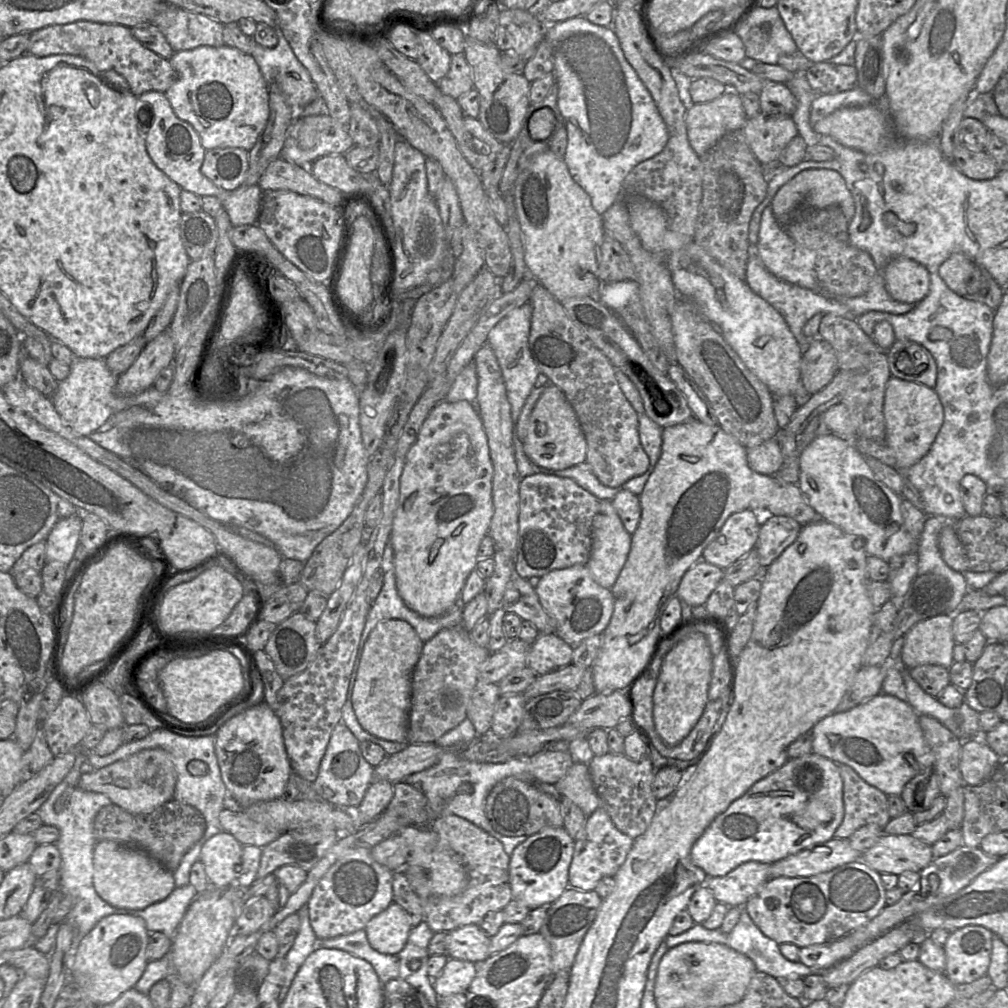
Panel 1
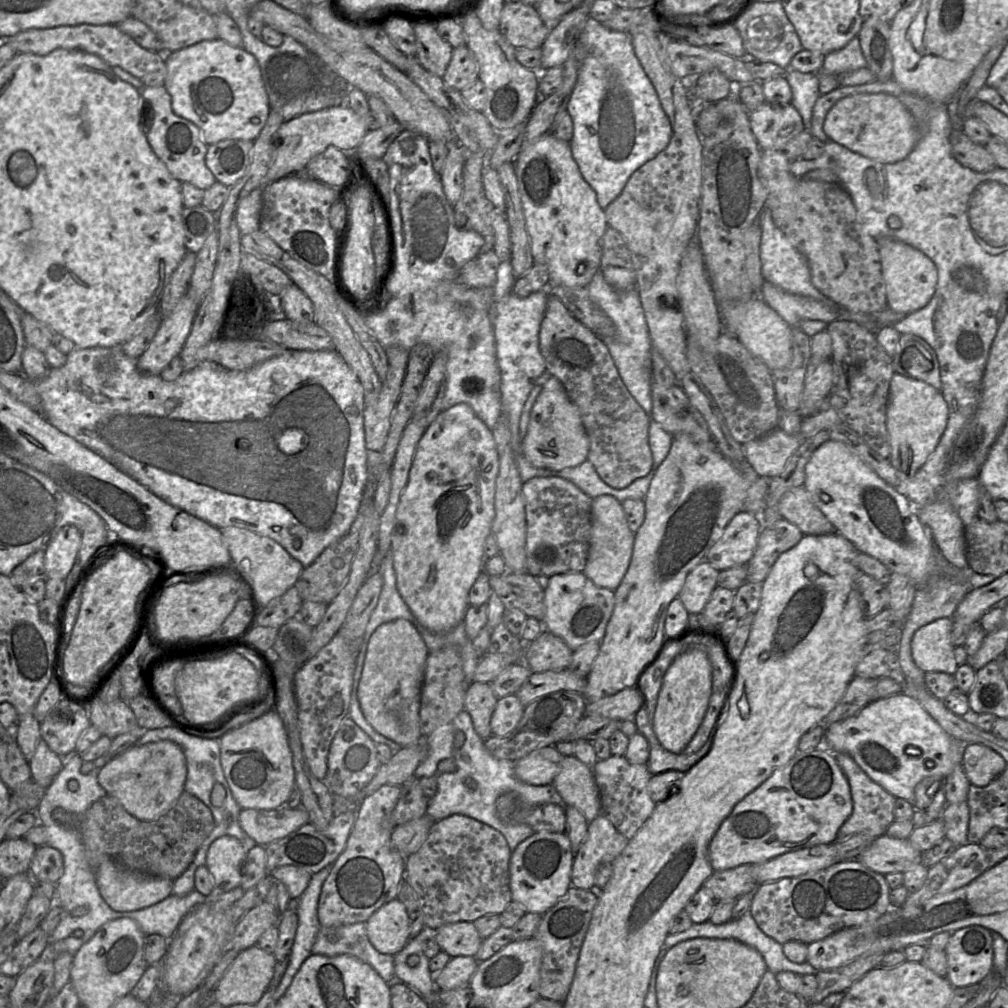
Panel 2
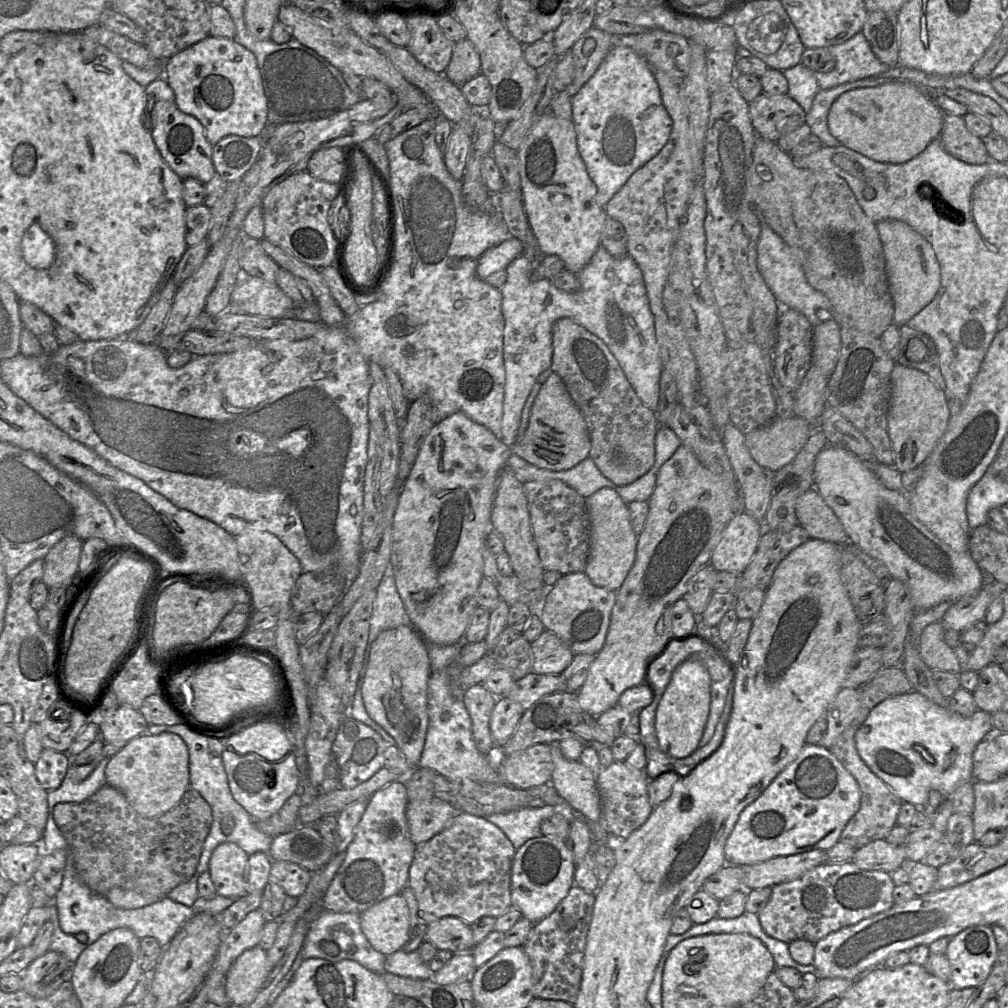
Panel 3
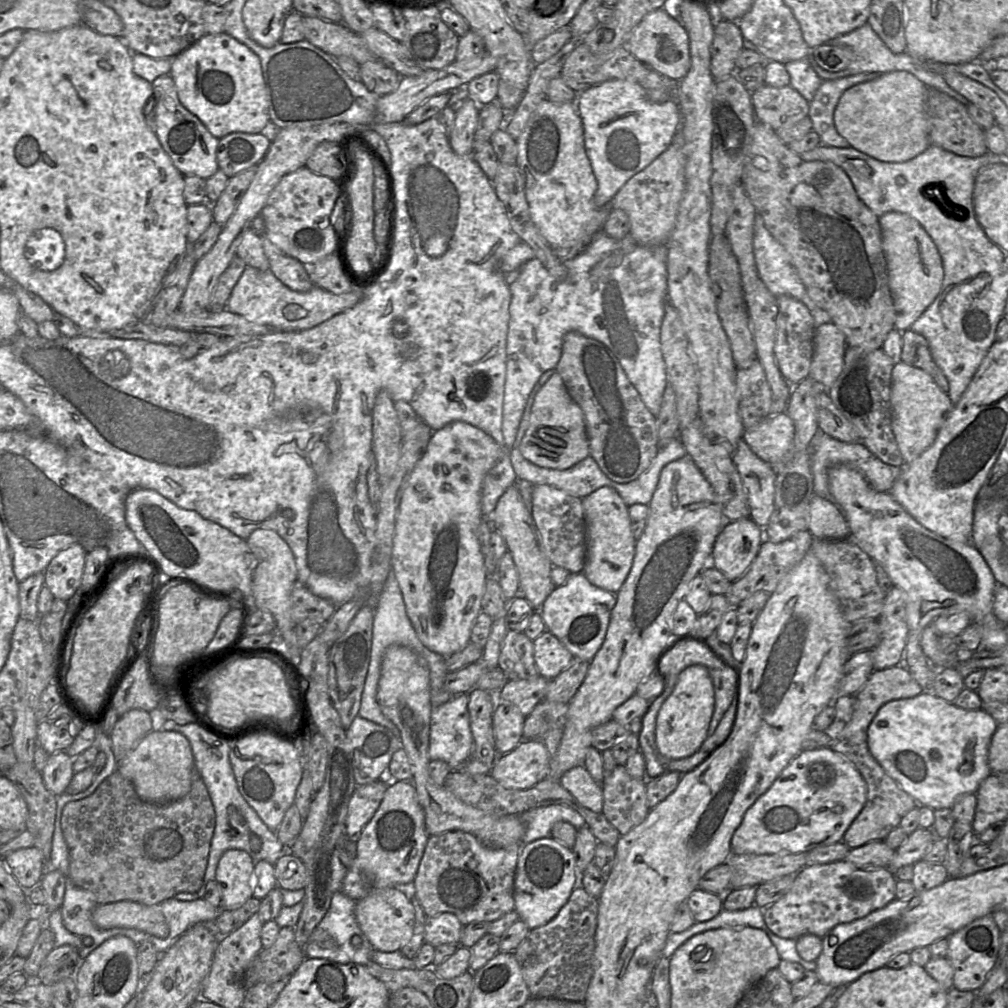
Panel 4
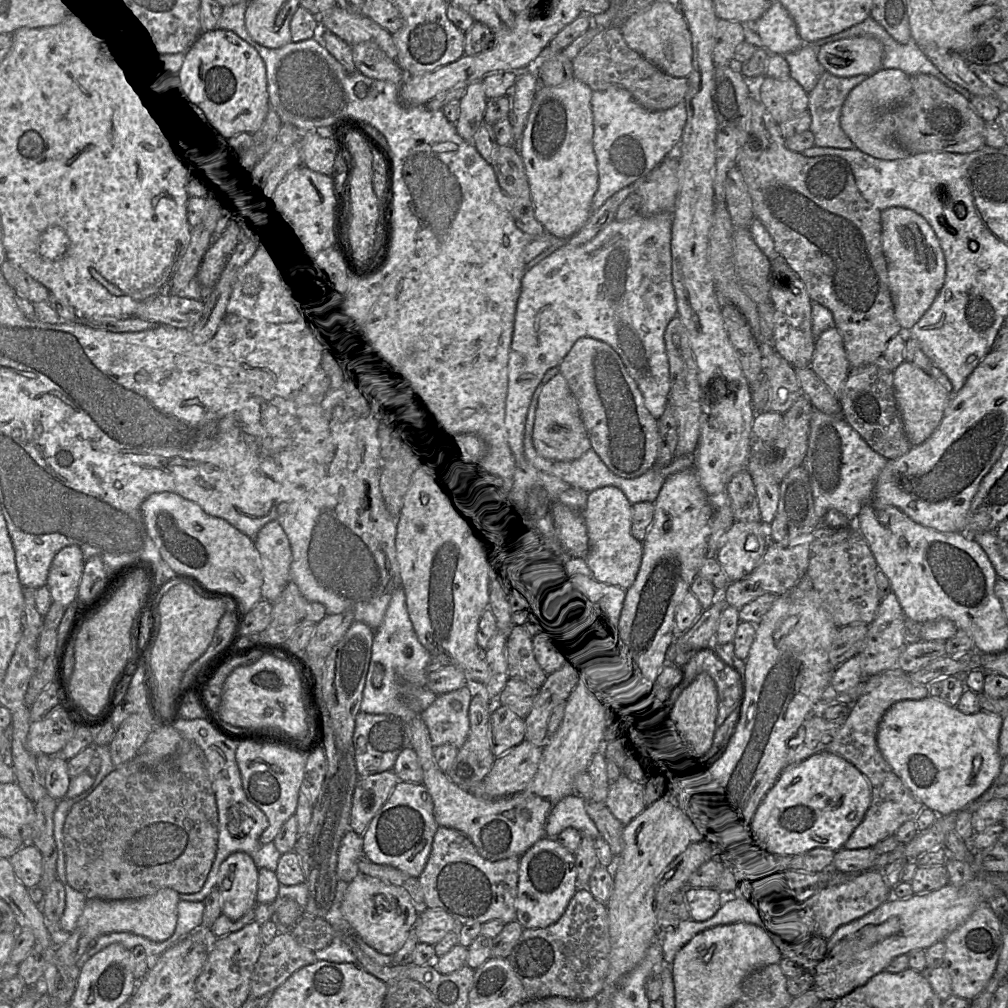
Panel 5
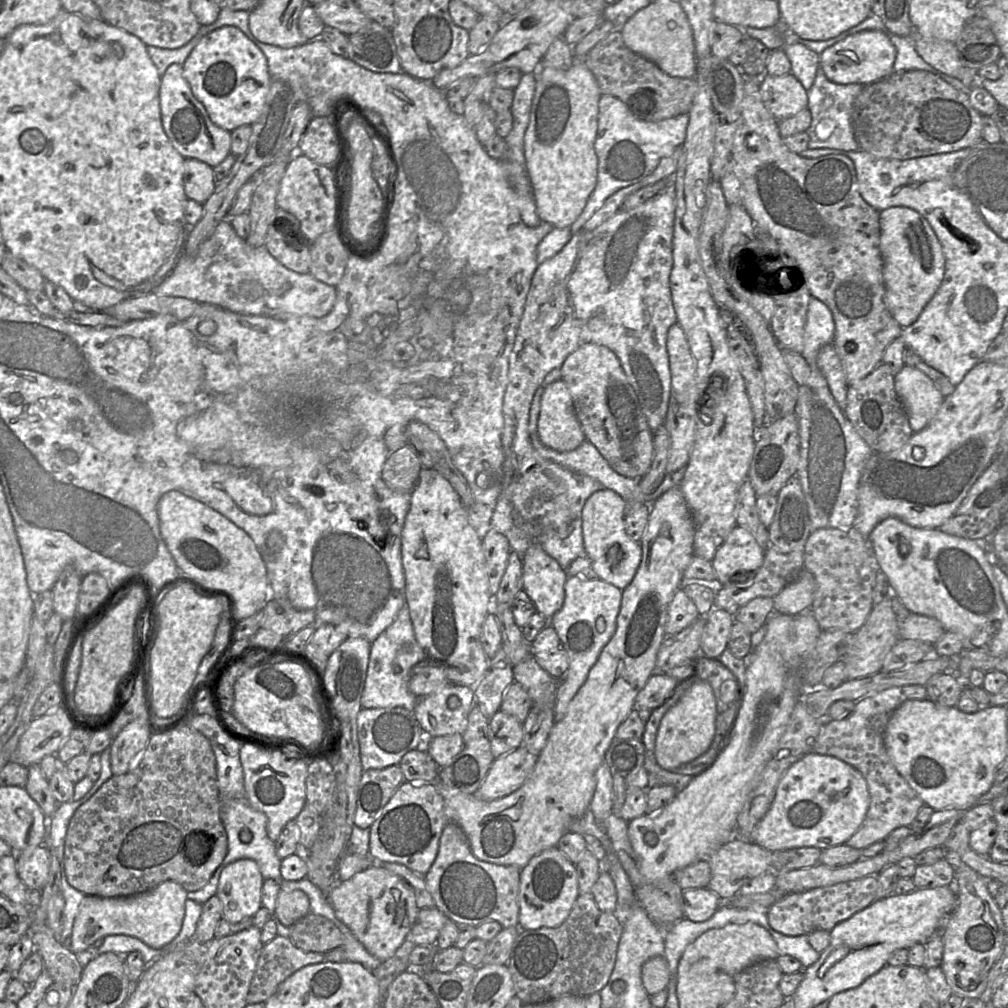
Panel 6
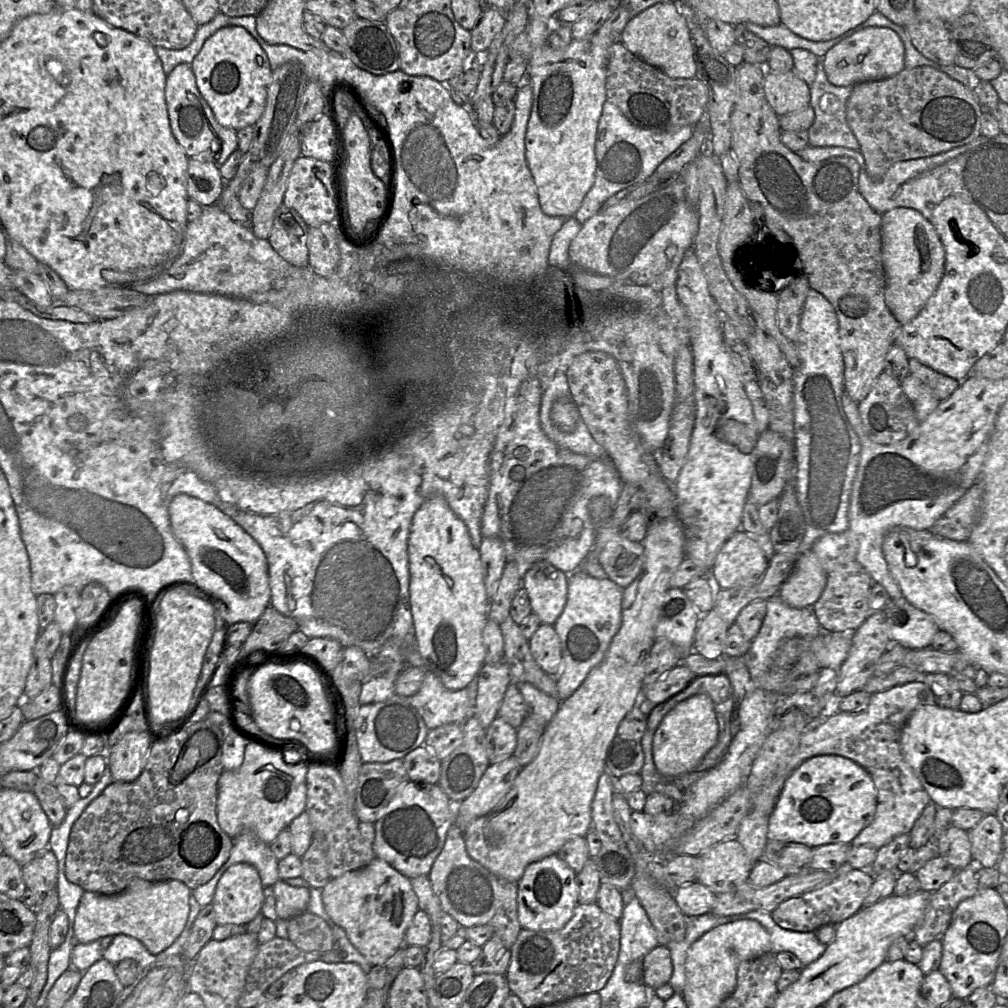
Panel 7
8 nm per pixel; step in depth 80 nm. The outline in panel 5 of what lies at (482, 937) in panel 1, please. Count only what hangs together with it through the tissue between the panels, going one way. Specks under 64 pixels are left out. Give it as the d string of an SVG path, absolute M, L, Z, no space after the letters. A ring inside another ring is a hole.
M420 907L414 929L419 943L434 946L458 927L458 922L446 911Z

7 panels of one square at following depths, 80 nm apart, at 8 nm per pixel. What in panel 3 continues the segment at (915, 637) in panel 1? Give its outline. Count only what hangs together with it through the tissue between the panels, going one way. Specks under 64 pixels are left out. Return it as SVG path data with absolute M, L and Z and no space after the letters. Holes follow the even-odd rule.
M941 622L928 625L919 637L919 653L930 669L960 674L962 668L956 658L955 650L944 641L946 631Z

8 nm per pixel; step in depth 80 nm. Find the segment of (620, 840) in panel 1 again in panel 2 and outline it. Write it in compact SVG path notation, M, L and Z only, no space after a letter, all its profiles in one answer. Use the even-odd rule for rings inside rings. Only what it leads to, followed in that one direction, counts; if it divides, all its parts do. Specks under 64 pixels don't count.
M602 813L589 822L587 837L575 852L571 871L571 886L595 890L595 872L604 862L613 863L628 844L611 821Z

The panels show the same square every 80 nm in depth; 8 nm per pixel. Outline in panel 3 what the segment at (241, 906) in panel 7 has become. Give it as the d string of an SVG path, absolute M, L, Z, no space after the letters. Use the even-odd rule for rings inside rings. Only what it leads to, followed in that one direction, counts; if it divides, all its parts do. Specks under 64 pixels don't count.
M223 842L212 852L209 872L217 895L240 898L248 894L249 855L233 842Z

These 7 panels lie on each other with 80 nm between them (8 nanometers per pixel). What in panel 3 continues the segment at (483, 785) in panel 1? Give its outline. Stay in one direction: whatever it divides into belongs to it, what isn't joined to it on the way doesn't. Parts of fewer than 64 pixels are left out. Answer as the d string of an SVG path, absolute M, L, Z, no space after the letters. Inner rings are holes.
M456 699L440 720L430 721L418 767L431 769L450 780L468 779L478 784L505 783L491 757L477 749L472 736L471 717L462 699ZM568 803L544 807L525 807L506 813L478 817L484 817L499 827L517 850L529 839L542 836L540 828L542 820L553 814L561 814L569 822L576 818L574 810Z

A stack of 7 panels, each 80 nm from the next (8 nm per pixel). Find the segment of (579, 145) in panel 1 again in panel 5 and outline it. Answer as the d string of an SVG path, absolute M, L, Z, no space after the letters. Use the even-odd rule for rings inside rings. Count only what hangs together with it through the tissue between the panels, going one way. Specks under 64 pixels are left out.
M621 87L593 91L591 107L593 148L599 173L599 187L592 201L593 213L614 194L647 176L664 159L674 155L683 135L687 110L682 102L664 111L648 111L634 100L629 91Z

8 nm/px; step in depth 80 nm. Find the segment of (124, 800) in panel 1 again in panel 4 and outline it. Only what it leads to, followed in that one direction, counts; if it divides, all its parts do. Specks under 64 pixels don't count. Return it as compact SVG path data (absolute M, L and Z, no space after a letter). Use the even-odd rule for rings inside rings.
M177 731L149 732L120 761L119 771L134 786L137 795L150 803L171 803L185 797L196 773L194 756L189 740Z

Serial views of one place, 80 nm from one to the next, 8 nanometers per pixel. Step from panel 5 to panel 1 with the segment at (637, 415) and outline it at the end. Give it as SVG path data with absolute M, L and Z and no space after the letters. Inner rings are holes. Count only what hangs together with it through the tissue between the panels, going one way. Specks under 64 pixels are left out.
M537 284L532 291L529 303L532 305L533 309L528 340L528 346L532 358L536 363L539 371L549 378L550 383L556 385L562 390L568 401L573 406L587 441L586 461L592 466L598 480L605 486L611 488L621 488L621 486L629 479L644 474L649 468L649 457L644 451L639 438L638 413L634 410L632 405L623 394L616 378L615 368L613 367L609 359L597 347L594 346L594 344L588 339L588 337L570 319L562 302L557 300L544 286L542 286L541 284Z

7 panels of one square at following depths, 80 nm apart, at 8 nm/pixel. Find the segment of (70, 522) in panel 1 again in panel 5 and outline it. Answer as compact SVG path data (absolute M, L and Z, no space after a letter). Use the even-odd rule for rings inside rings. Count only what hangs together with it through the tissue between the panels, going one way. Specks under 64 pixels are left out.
M77 545L66 546L55 555L46 582L54 602L66 608L77 601L83 567L82 551Z

